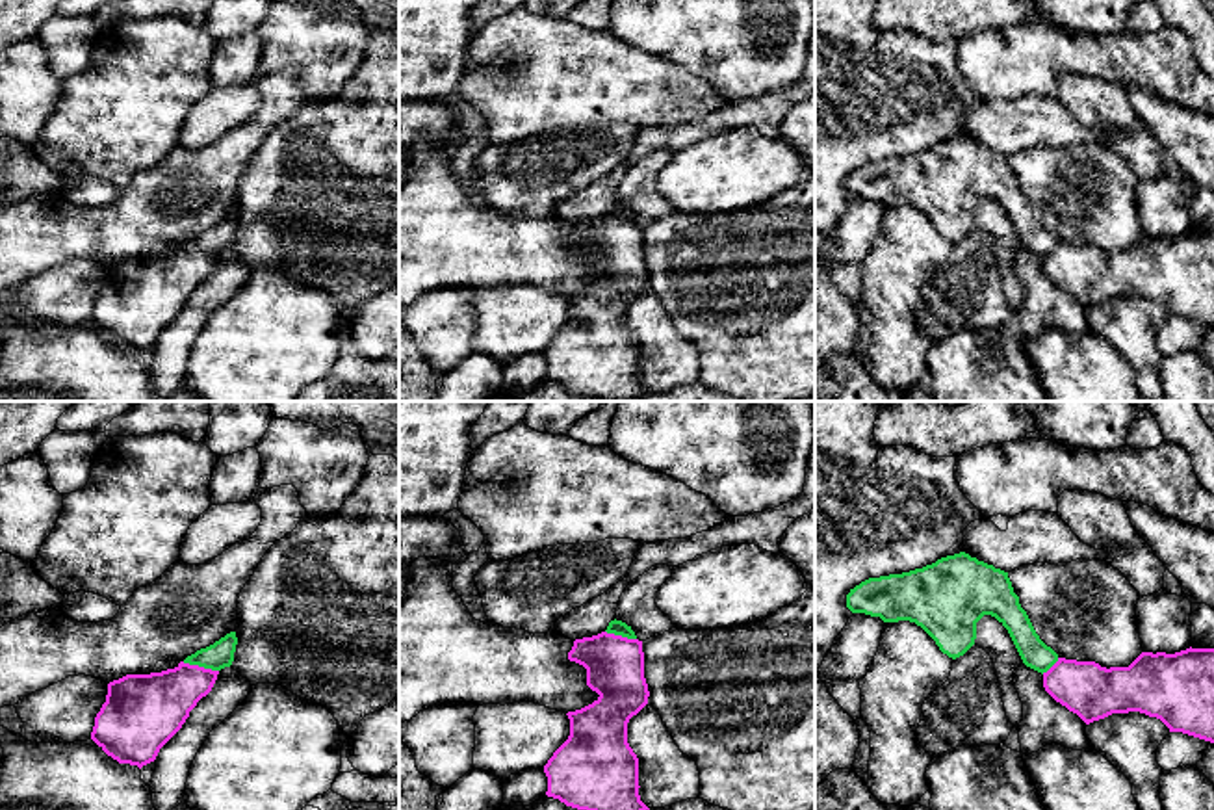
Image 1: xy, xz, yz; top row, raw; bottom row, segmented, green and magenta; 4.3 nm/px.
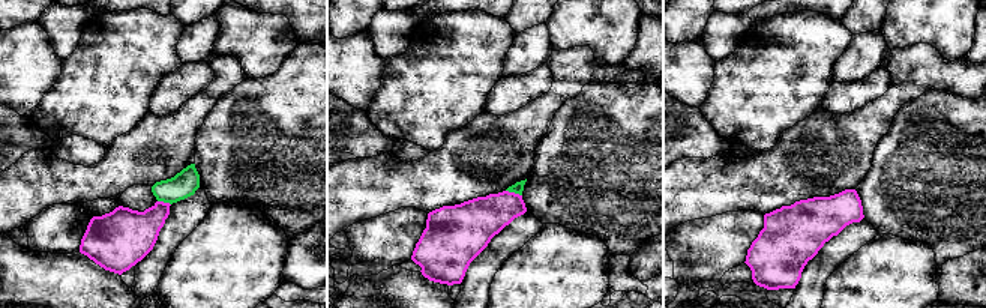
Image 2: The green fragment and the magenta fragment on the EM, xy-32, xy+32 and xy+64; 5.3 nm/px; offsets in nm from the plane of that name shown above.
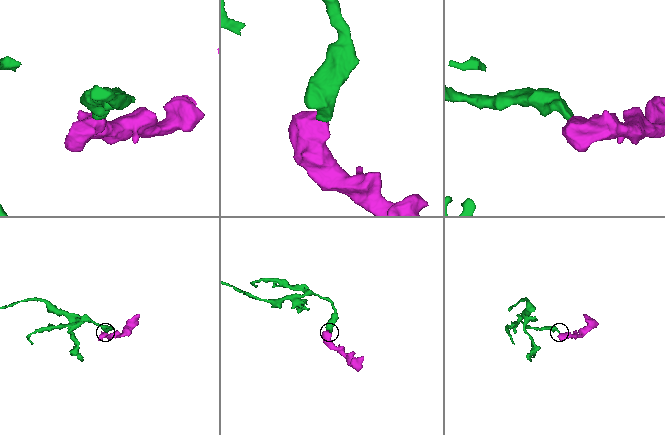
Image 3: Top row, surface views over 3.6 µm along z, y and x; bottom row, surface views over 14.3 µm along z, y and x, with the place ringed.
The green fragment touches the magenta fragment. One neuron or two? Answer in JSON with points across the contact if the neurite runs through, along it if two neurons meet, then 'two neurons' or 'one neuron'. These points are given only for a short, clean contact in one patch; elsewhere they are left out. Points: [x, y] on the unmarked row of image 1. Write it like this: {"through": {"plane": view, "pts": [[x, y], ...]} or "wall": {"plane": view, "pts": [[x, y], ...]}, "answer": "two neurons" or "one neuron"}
{"wall": {"plane": "xy", "pts": [[182, 246], [218, 255]]}, "answer": "two neurons"}

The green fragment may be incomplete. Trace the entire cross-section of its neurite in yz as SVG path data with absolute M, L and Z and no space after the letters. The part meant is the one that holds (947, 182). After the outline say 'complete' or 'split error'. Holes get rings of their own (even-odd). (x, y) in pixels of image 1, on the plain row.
M965 136L910 156L869 162L850 173L846 191L884 206L915 206L952 243L975 229L976 206L991 199L1008 214L1027 251L1043 258L1058 245L1021 191L1008 156Z; complete

